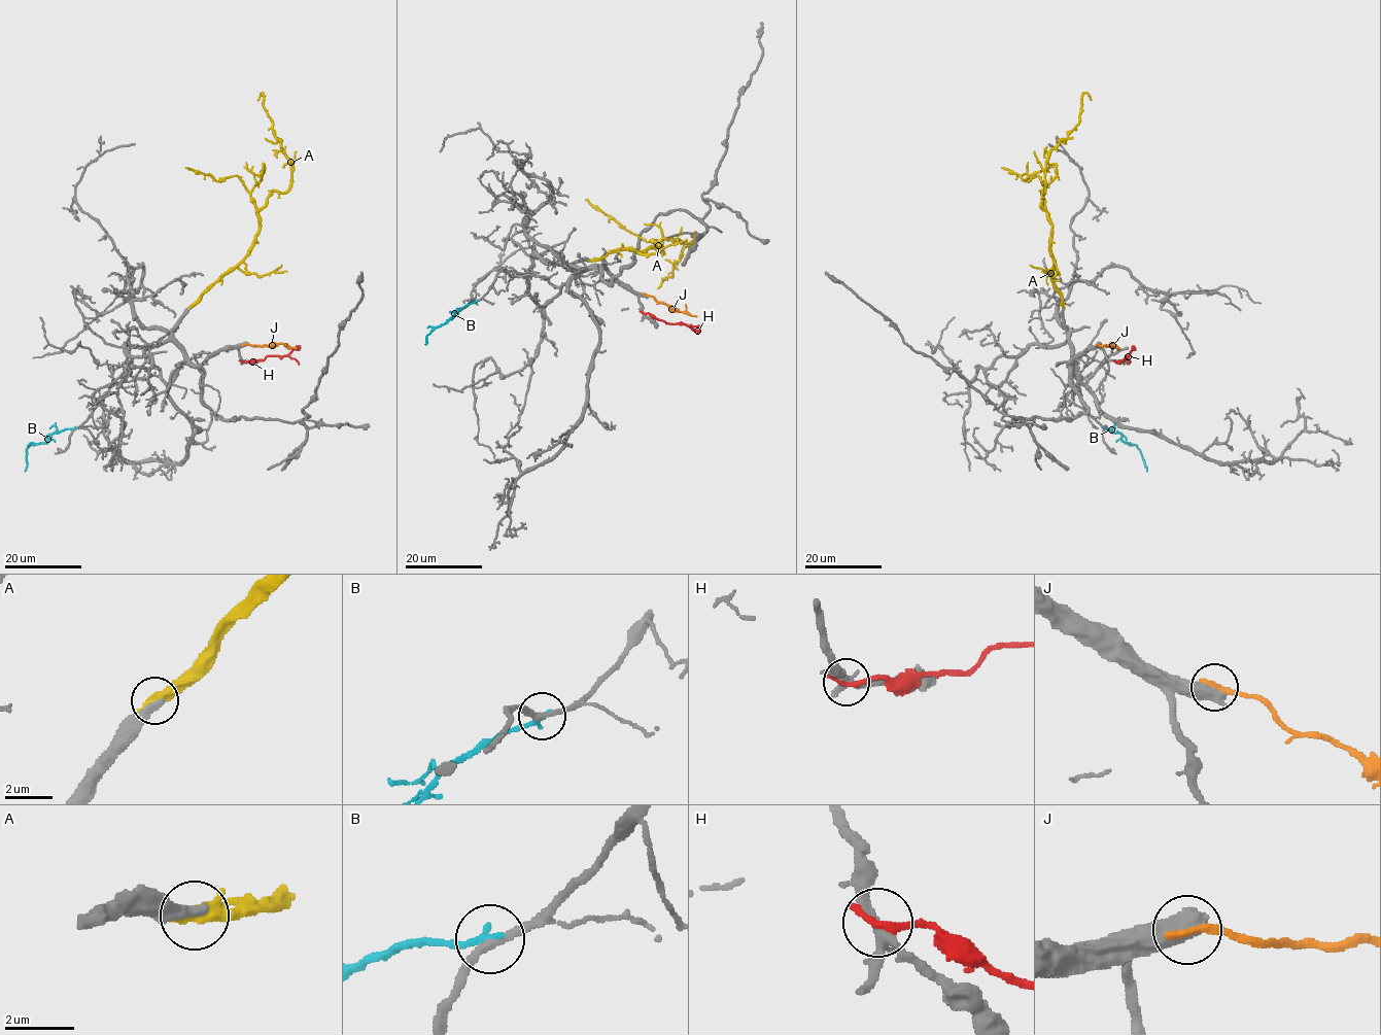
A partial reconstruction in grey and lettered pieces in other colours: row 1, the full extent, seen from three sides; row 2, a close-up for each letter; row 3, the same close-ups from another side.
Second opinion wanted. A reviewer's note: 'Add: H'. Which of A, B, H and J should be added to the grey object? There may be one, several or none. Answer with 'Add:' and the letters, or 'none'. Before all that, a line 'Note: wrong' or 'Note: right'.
Note: wrong
Add: A

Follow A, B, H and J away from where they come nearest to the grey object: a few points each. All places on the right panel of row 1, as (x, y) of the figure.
A: (1063, 306), (1052, 279), (1052, 221), (1040, 206), (1045, 160), (1078, 124), (1081, 96), (1086, 94), (1091, 100)
B: (1103, 428), (1119, 433), (1124, 442), (1134, 445), (1147, 471)
H: (1116, 361), (1123, 360), (1133, 346)
J: (1098, 344), (1115, 344), (1118, 349)

